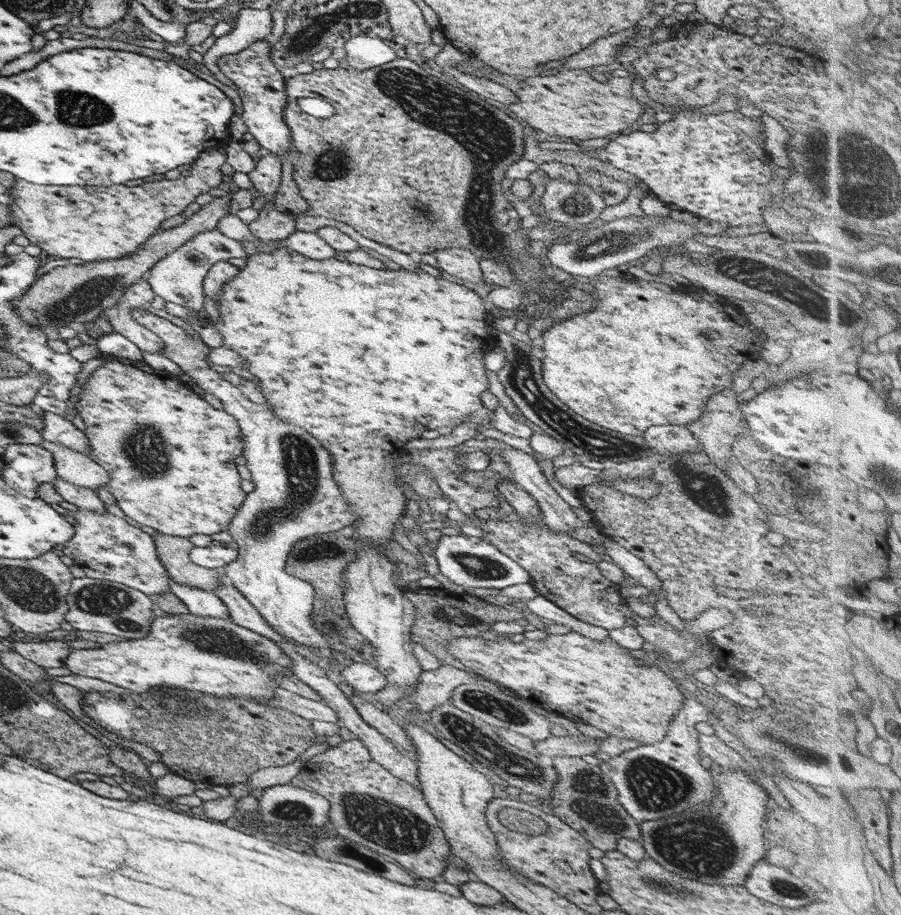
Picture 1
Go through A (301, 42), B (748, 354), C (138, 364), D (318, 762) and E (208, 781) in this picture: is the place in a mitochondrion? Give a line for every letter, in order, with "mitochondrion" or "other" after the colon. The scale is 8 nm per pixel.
A: mitochondrion
B: other
C: other
D: other
E: other

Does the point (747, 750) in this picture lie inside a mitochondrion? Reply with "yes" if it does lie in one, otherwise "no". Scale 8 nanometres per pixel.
no

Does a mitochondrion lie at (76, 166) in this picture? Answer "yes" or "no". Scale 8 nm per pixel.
no

